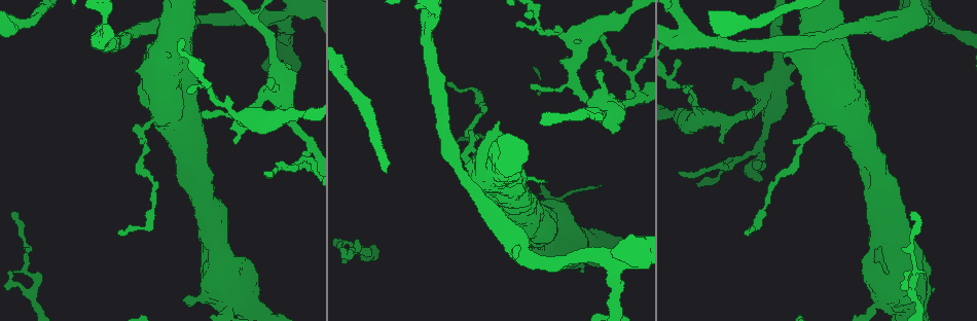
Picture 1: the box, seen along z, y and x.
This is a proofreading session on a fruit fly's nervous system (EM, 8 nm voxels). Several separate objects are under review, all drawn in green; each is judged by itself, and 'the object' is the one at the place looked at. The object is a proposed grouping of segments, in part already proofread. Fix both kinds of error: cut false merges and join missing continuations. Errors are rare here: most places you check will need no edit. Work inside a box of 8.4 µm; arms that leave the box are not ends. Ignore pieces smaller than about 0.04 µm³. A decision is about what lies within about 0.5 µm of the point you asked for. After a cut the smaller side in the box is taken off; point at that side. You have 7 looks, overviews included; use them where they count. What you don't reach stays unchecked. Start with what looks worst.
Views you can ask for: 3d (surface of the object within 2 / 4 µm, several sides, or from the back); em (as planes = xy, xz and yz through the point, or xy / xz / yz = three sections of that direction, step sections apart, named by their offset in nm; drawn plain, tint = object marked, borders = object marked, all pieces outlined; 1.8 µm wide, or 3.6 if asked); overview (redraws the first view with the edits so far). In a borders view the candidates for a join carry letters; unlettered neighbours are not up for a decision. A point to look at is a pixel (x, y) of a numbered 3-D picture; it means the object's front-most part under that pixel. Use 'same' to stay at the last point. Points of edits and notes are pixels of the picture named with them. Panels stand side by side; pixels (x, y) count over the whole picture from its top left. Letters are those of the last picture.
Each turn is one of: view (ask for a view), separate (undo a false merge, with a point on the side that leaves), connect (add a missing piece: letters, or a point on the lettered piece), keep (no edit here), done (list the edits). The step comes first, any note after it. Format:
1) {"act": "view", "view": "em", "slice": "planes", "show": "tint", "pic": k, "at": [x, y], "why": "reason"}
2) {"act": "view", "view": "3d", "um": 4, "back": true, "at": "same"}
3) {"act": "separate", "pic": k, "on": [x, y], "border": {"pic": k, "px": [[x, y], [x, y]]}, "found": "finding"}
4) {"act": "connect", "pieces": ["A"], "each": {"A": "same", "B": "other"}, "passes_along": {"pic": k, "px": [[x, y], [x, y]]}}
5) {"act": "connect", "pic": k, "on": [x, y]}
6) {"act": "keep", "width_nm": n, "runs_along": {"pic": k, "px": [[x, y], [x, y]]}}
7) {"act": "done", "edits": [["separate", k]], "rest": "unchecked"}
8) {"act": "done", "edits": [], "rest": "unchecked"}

{"act": "view", "view": "em", "slice": "planes", "show": "tint", "pic": 1, "at": [257, 117], "why": "abrupt turn"}

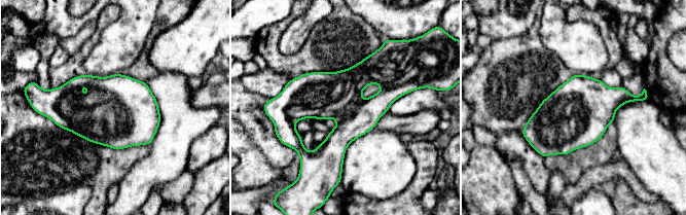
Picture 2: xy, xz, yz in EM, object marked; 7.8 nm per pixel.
{"act": "view", "view": "em", "slice": "planes", "show": "borders", "at": "same"}

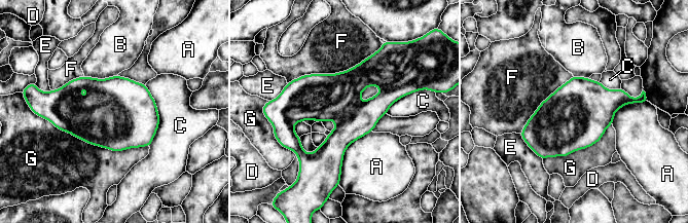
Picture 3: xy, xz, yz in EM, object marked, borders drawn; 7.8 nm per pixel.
{"act": "keep", "width_nm": 360, "each": {"A": "other", "B": "other", "C": "other", "D": "other", "E": "other", "F": "other", "G": "other"}, "found": "one cell here"}

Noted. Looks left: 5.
{"act": "view", "view": "em", "slice": "planes", "show": "borders", "pic": 1, "at": [870, 255], "why": "touches itself"}

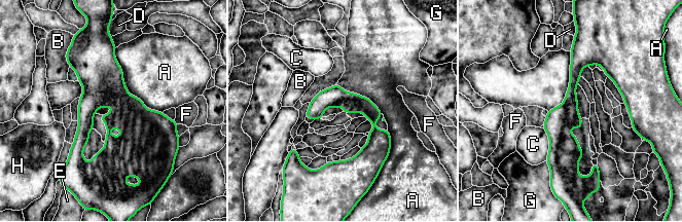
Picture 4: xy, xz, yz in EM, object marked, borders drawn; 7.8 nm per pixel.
{"act": "keep", "each": {"A": "other", "B": "other", "C": "other", "D": "other", "E": "other", "F": "other", "G": "other", "H": "other"}, "runs_along": {"pic": 4, "px": [[578, 45], [564, 117], [568, 169]]}, "found": "continuous, no second cell"}

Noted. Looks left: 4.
{"act": "view", "view": "3d", "um": 2, "pic": 1, "at": [543, 180], "why": "branch stops here"}

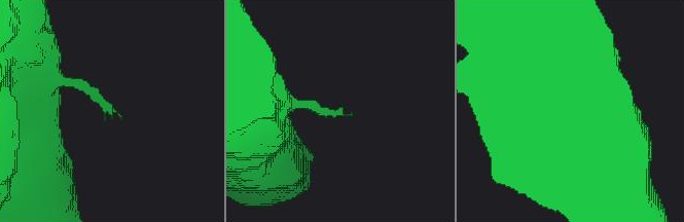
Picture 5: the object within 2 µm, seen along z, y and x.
{"act": "view", "view": "em", "slice": "xz", "step": 16, "show": "tint", "pic": 5, "at": [114, 112]}

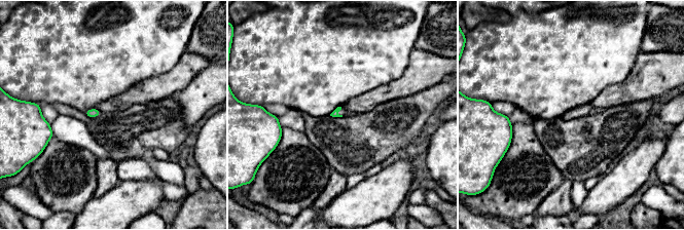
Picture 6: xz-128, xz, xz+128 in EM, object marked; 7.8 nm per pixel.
{"act": "view", "view": "em", "slice": "planes", "show": "borders", "at": "same", "why": "another direction"}

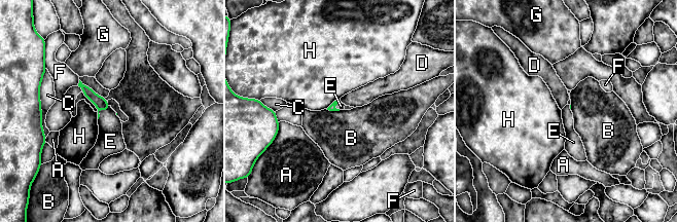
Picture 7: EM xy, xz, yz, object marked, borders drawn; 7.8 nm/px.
{"act": "keep", "each": {"A": "other", "B": "other", "C": "other", "D": "other", "E": "other", "F": "other", "G": "other", "H": "other"}, "found": "none of them fits"}

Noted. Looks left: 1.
{"act": "done", "edits": [], "rest": "unchecked"}

